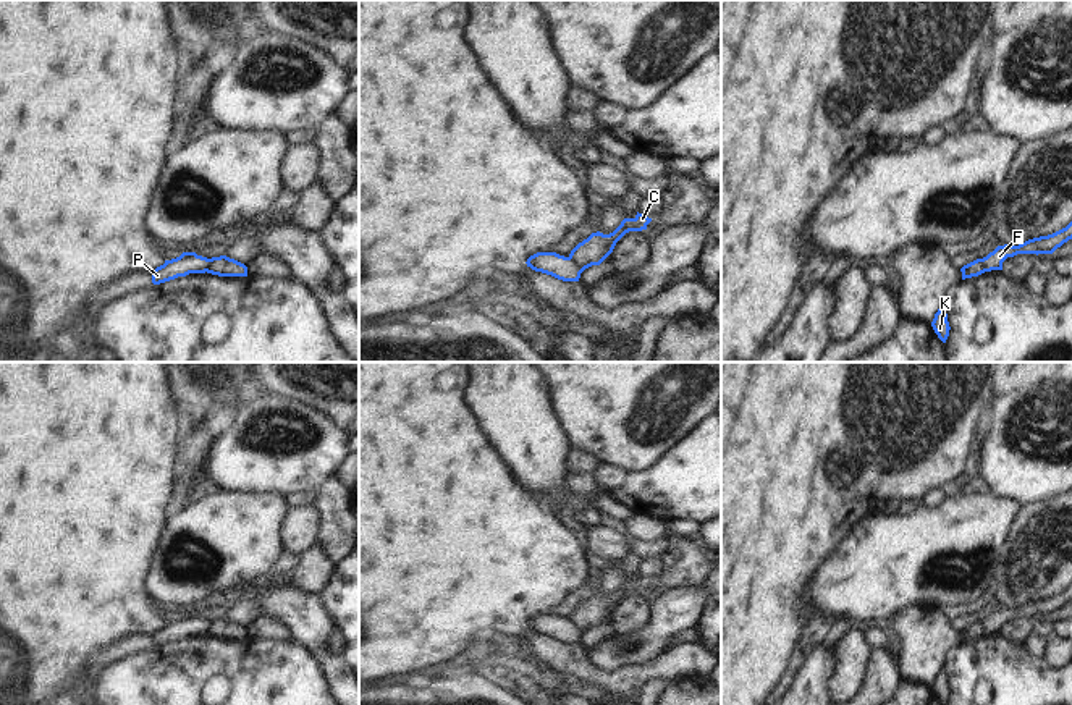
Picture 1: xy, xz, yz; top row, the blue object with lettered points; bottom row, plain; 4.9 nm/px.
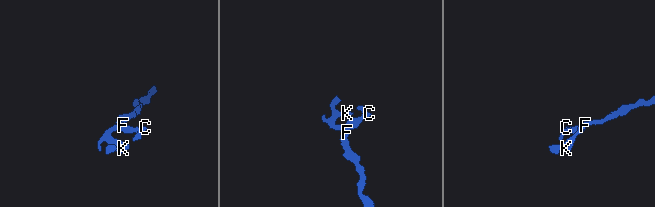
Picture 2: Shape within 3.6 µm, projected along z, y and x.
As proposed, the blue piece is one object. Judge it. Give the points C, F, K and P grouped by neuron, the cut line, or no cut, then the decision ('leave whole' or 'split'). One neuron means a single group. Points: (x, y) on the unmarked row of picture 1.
C / F K P | xz (568, 620), (582, 633) | split

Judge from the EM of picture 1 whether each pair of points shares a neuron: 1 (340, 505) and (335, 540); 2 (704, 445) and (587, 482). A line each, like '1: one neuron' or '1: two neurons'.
1: one neuron
2: two neurons

